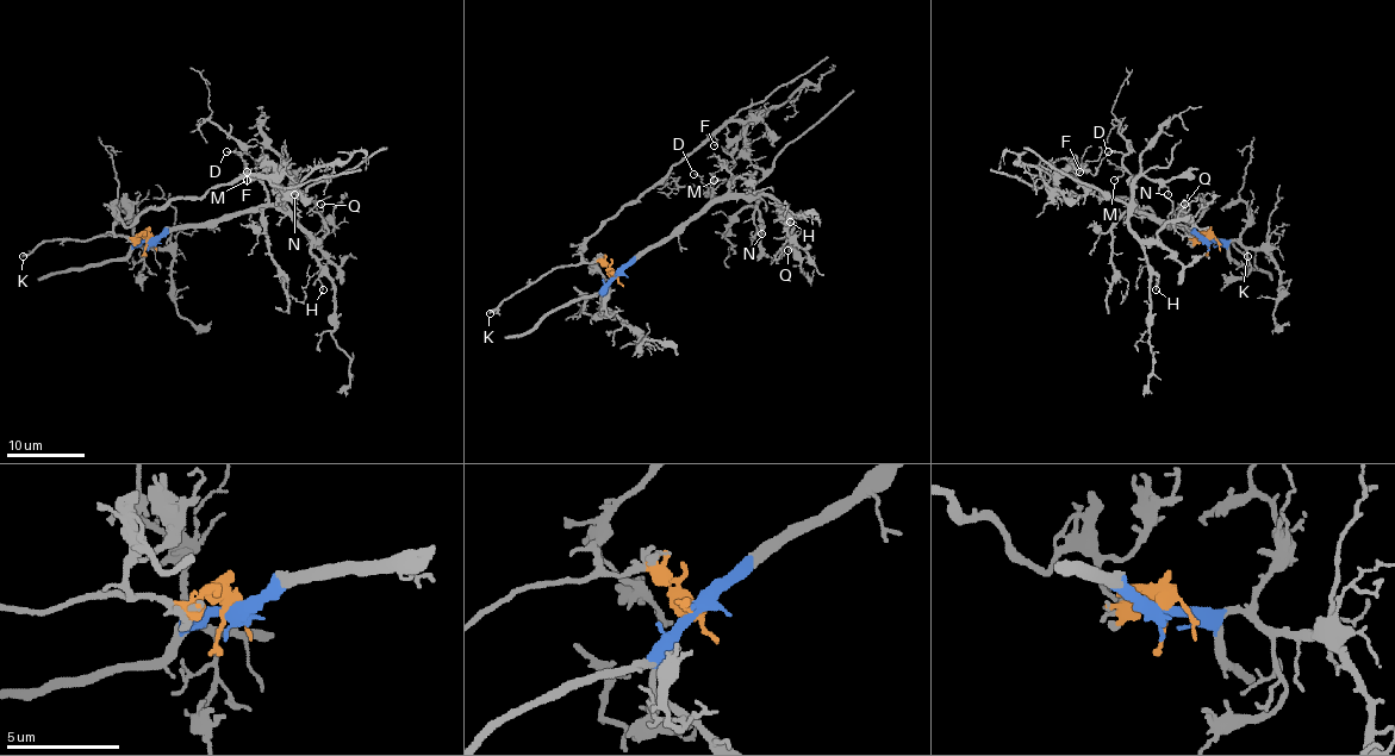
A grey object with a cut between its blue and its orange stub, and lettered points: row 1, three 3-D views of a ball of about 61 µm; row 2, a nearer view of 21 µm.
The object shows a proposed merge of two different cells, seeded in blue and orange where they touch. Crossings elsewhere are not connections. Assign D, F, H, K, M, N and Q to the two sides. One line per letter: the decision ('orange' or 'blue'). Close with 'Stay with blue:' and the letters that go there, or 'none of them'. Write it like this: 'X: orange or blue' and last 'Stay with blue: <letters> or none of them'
D: blue
F: orange
H: blue
K: orange
M: blue
N: blue
Q: blue
Stay with blue: D, H, M, N, Q

